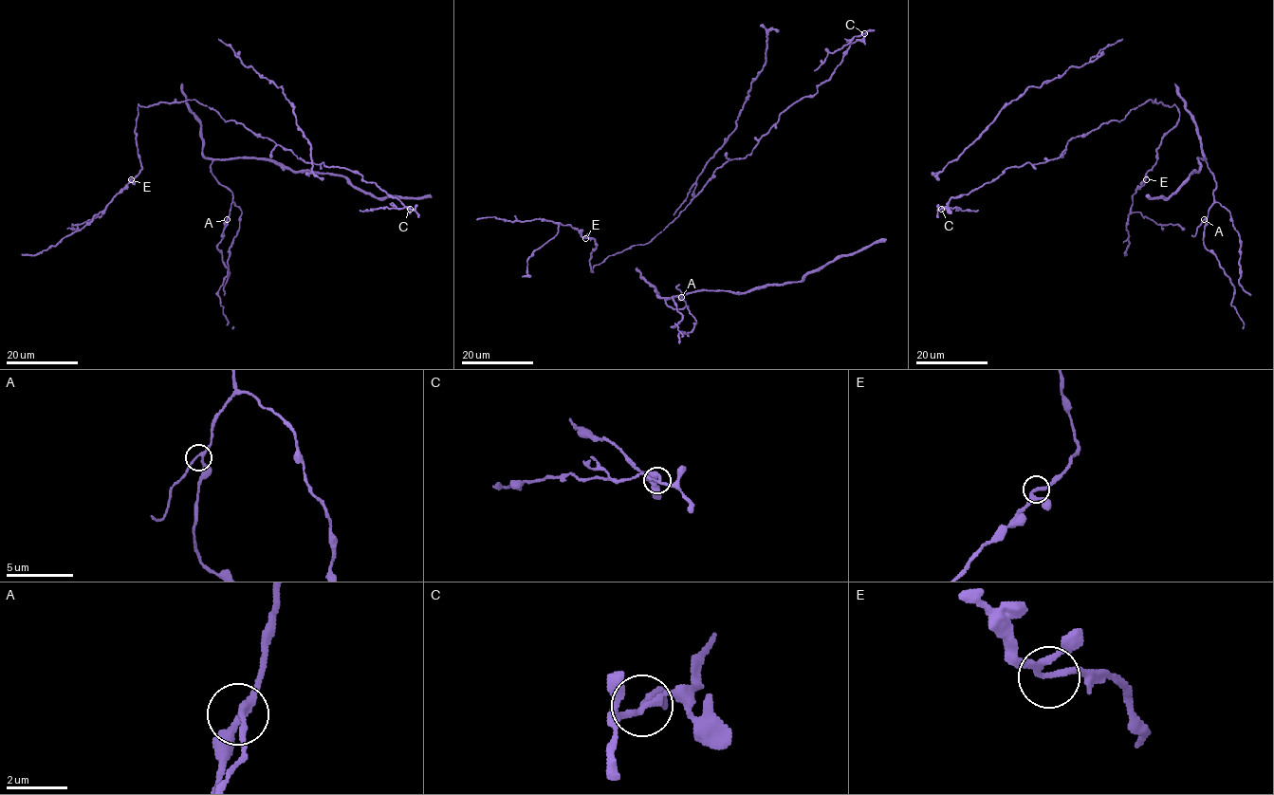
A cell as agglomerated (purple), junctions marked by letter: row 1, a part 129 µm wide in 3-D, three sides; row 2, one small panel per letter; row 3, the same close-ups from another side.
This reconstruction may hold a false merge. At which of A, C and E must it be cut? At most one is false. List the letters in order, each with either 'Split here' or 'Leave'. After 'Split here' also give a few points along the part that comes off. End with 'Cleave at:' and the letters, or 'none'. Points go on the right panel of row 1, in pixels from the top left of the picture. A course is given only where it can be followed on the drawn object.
A: Leave
C: Split here. Course of the part to remove: (940, 209), (955, 207), (961, 211), (978, 211)
E: Leave
Cleave at: C

